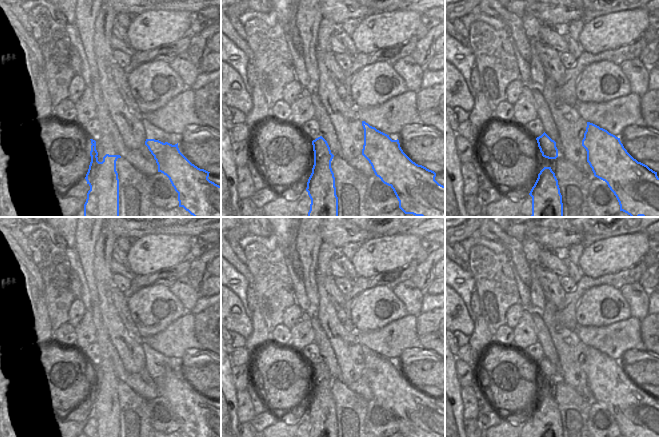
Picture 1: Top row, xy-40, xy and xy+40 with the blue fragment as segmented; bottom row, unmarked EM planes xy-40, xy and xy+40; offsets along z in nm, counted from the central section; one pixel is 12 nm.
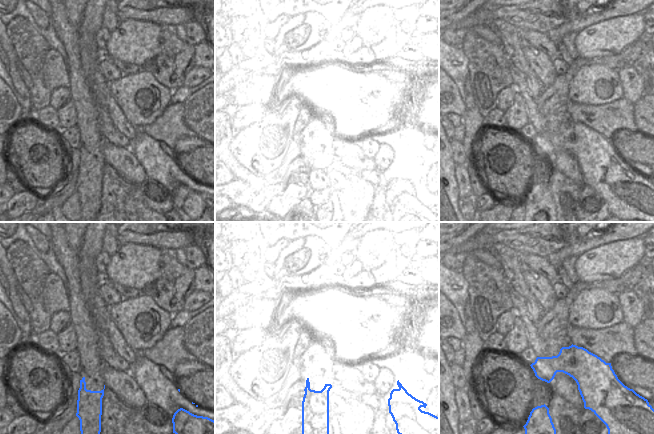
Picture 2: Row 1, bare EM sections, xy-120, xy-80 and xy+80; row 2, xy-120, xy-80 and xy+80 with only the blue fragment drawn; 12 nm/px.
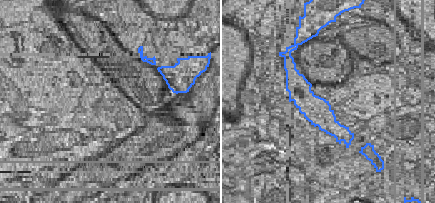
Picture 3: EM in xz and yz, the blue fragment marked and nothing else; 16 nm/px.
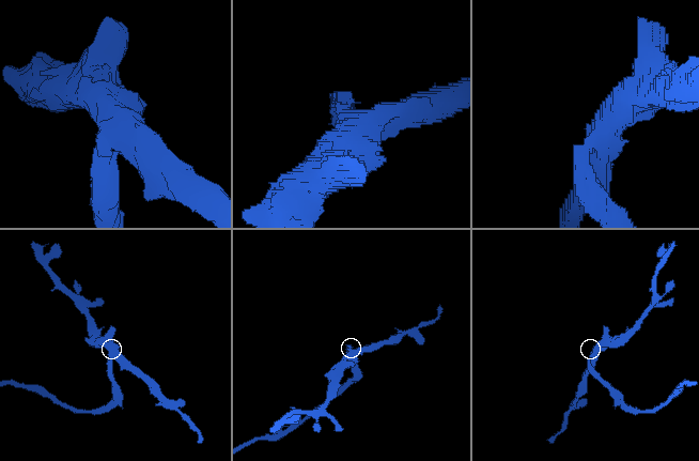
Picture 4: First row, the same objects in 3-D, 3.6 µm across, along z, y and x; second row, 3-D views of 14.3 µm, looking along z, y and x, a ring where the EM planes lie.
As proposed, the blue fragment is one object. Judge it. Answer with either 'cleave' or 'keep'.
cleave

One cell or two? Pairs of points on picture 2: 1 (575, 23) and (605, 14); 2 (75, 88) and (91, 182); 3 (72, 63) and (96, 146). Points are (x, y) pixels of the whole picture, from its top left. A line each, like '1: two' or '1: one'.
1: one
2: one
3: one

